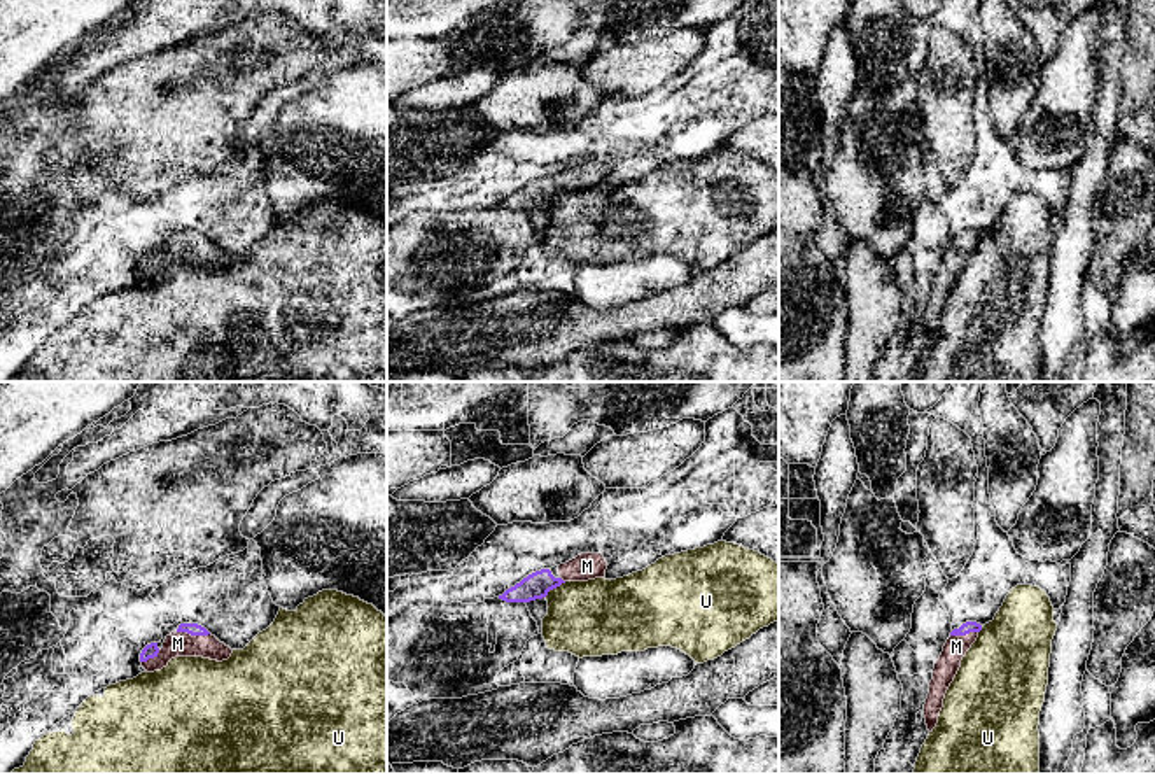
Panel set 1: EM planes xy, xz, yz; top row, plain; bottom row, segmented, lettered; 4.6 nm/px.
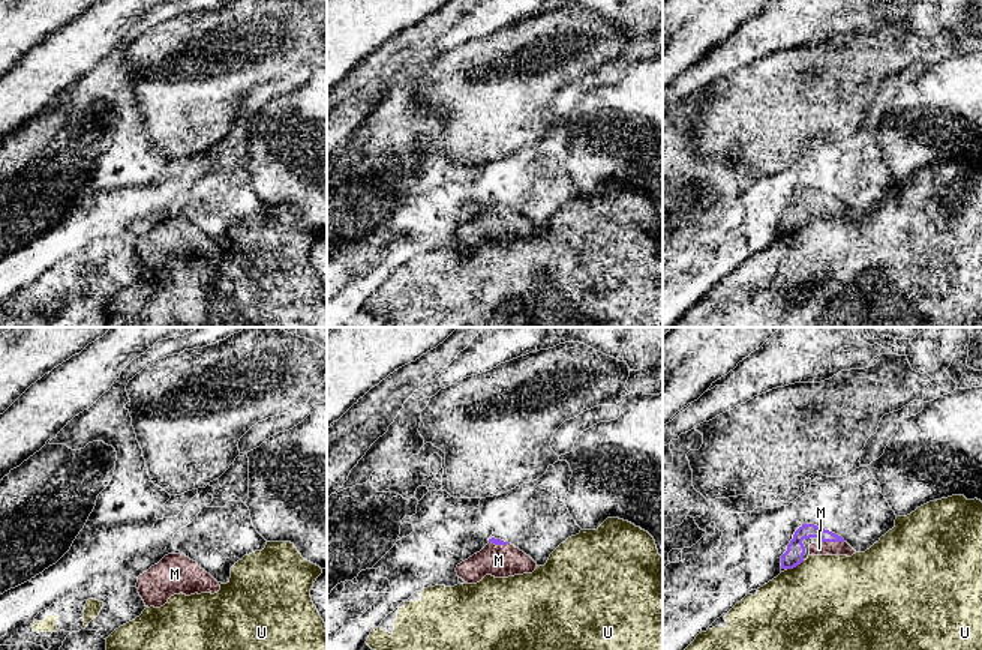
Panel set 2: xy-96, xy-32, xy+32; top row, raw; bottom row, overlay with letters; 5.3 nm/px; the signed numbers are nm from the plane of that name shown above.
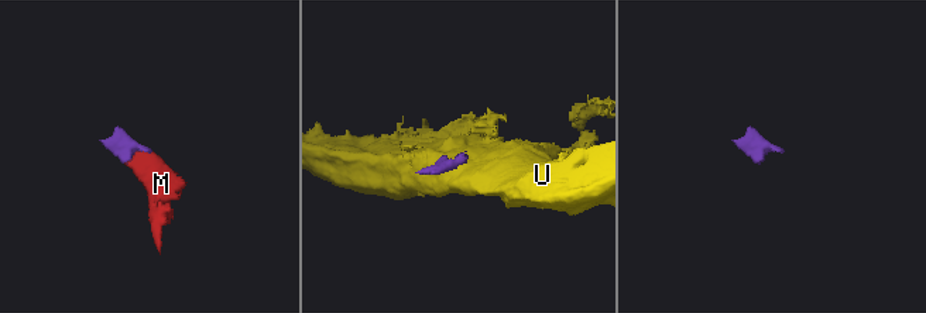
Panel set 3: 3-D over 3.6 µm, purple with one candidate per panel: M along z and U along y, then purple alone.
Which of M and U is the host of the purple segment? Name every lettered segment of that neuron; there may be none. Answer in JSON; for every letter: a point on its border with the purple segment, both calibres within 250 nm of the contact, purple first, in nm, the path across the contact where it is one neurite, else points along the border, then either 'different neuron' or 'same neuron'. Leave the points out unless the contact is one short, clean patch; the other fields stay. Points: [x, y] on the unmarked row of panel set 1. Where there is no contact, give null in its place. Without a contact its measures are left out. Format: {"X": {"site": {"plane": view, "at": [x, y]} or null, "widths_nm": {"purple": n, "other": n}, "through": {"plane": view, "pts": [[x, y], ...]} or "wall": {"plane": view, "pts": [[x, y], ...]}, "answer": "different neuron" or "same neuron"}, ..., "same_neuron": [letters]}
{"M": {"site": {"plane": "xy", "at": [193, 242]}, "widths_nm": {"purple": 60, "other": 110}, "through": {"plane": "xy", "pts": [[193, 237], [193, 242], [184, 251], [177, 251]]}, "answer": "same neuron"}, "U": {"site": {"plane": "xz", "at": [555, 195]}, "widths_nm": {"purple": 120, "other": 360}, "wall": {"plane": "xz", "pts": [[566, 189], [545, 204]]}, "answer": "different neuron"}, "same_neuron": ["M"]}

